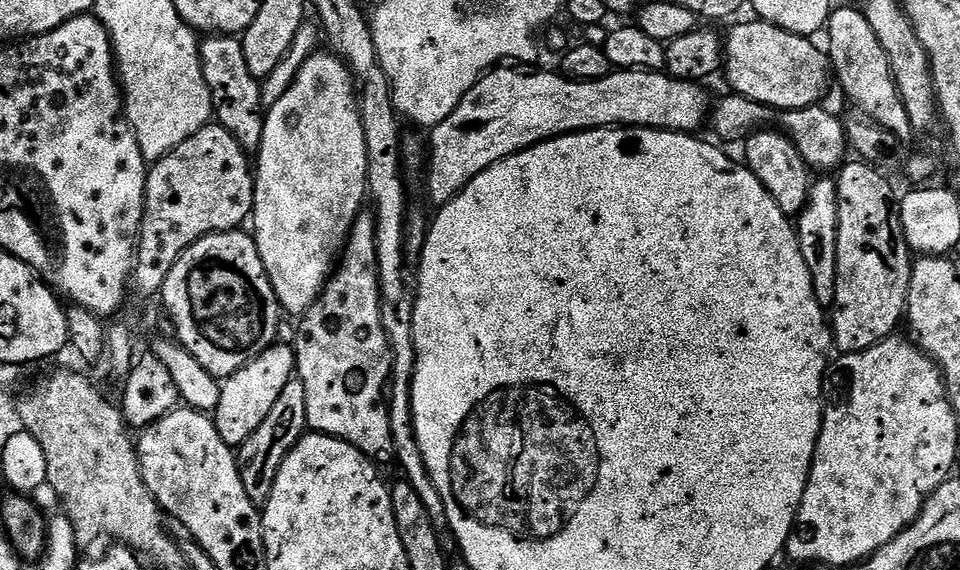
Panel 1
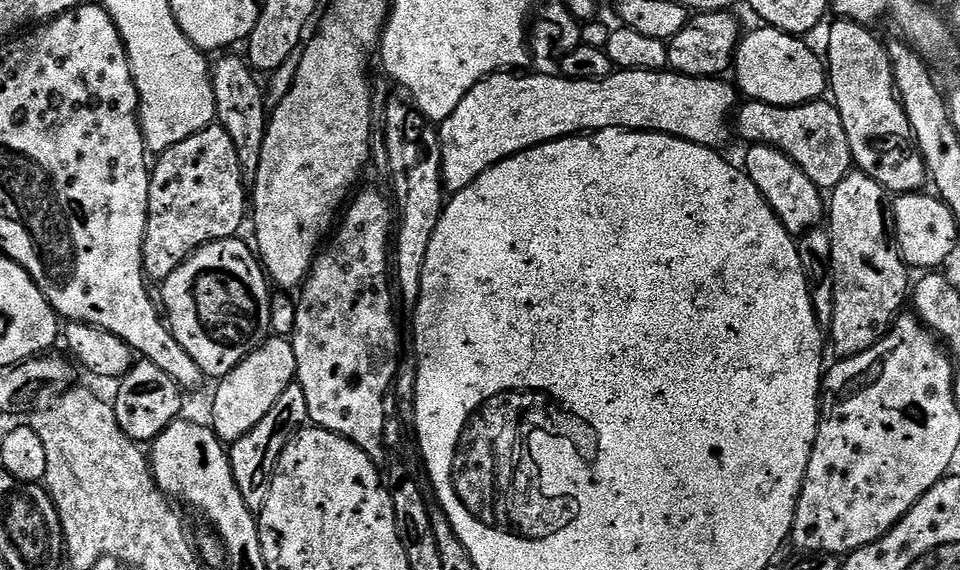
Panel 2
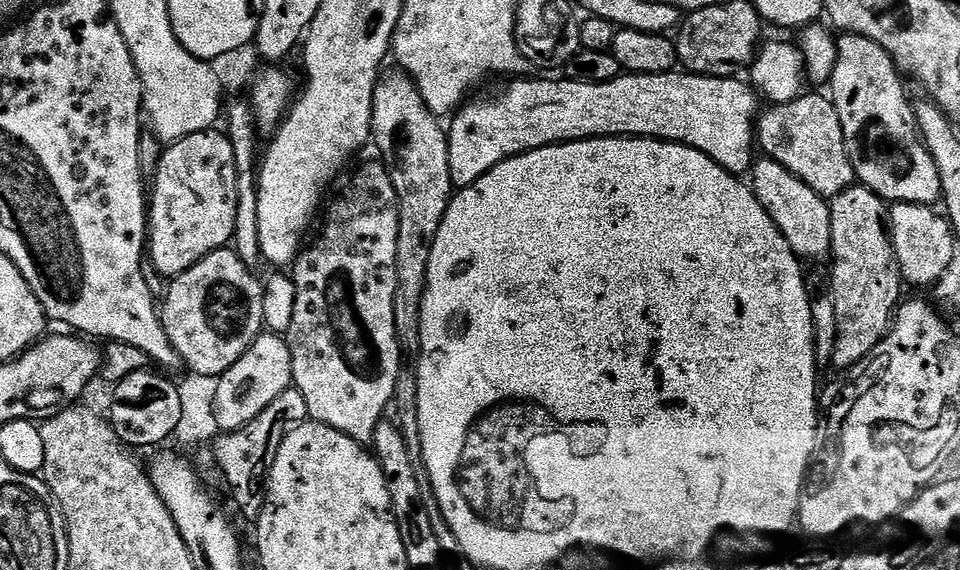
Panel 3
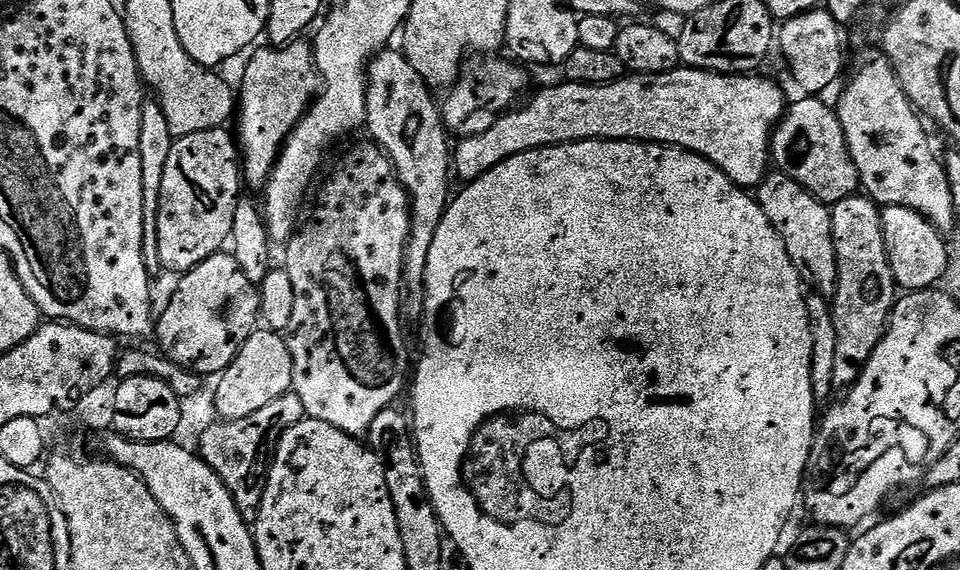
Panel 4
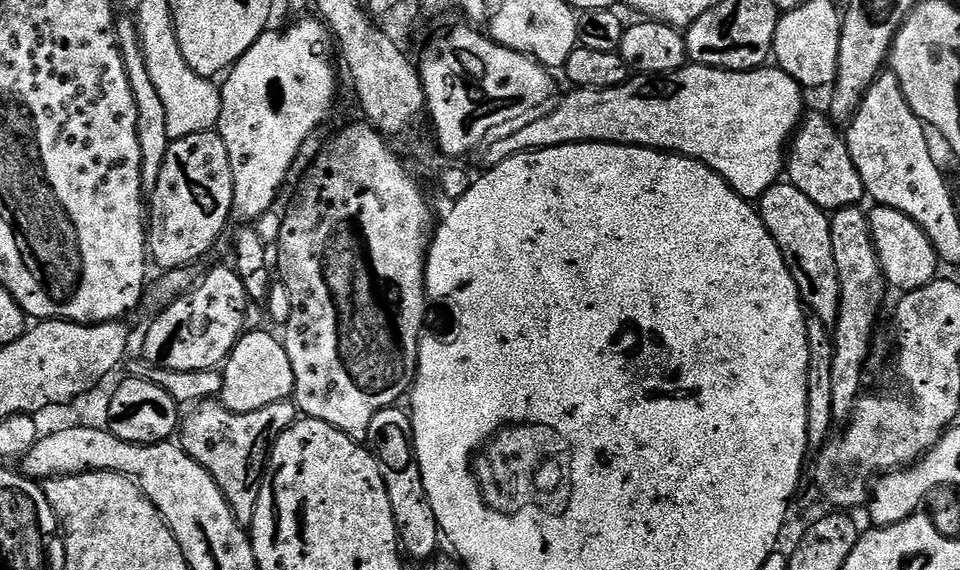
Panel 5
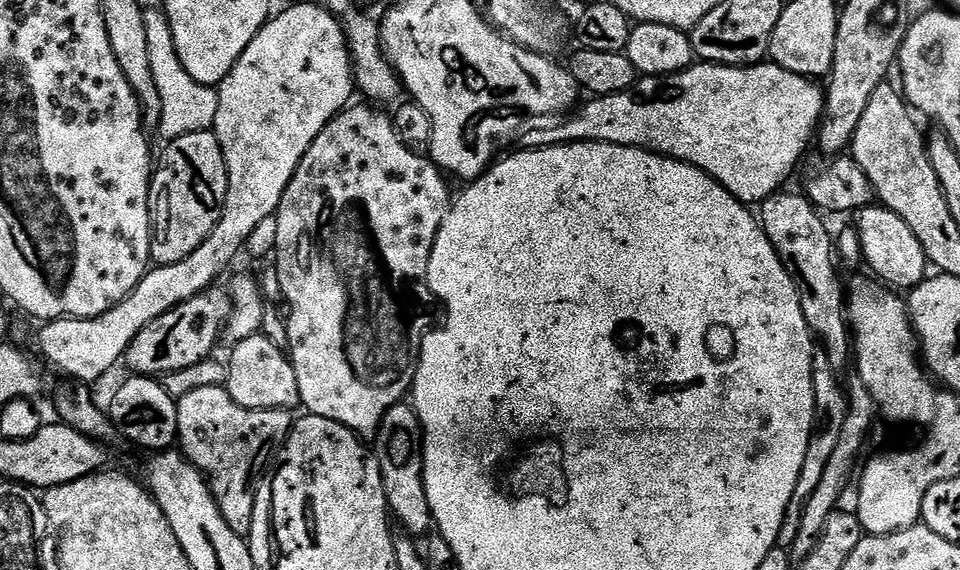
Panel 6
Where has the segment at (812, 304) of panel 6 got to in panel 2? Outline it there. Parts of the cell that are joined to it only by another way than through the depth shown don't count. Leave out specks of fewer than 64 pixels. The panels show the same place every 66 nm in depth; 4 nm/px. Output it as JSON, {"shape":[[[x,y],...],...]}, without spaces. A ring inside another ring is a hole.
{"shape":[[[753,144],[747,149],[749,152],[744,156],[743,171],[758,186],[762,198],[766,198],[768,205],[774,210],[774,214],[786,226],[786,230],[793,238],[799,238],[815,229],[816,224],[825,219],[826,200],[821,189],[816,187],[806,174],[782,150],[771,148],[768,144]]]}

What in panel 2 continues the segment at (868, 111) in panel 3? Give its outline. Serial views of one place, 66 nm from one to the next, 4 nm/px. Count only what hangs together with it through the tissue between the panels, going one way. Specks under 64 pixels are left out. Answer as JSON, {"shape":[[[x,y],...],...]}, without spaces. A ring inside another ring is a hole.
{"shape":[[[836,18],[833,21],[832,29],[828,32],[827,83],[830,85],[831,99],[842,118],[842,126],[846,126],[846,138],[850,138],[850,150],[855,167],[874,178],[874,182],[878,182],[890,194],[920,192],[923,184],[929,179],[928,170],[915,147],[900,148],[907,140],[909,143],[913,139],[914,133],[904,108],[900,105],[900,97],[896,94],[892,63],[885,41],[880,41],[872,33],[871,27],[859,24],[856,20]]]}

